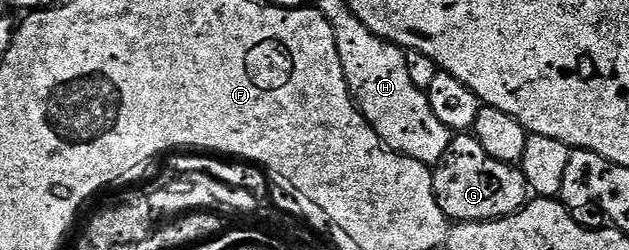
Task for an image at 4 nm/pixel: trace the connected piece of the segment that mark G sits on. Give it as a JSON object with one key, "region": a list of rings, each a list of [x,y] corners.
{"region":[[[453,135],[446,154],[442,154],[442,158],[434,166],[432,189],[436,195],[438,206],[448,216],[449,221],[478,224],[482,220],[501,220],[503,216],[512,216],[515,212],[520,211],[529,199],[530,193],[519,167],[503,164],[483,154],[472,156],[472,148],[474,152],[474,140],[471,135]]]}

